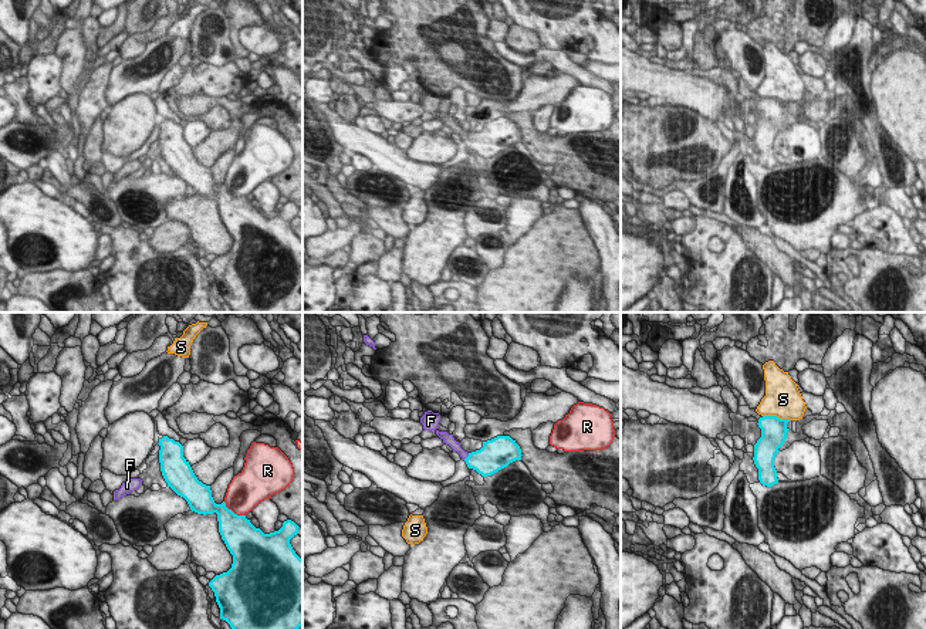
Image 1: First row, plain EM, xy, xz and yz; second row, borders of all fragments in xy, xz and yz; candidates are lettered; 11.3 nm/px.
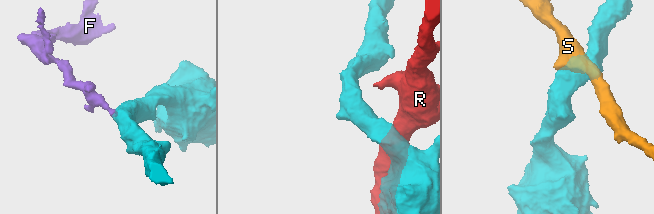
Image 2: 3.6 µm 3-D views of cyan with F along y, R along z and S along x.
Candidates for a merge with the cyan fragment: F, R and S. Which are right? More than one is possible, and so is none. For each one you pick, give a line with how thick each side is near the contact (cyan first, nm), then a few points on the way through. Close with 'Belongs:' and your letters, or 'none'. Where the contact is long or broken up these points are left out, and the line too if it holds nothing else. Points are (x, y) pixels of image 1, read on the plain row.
F: Thickness 320 nm (cyan) against 100 nm. Path across: xz (487, 142), (473, 142), (467, 138), (455, 127)
Belongs: F.

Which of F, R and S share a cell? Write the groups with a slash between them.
F / R / S

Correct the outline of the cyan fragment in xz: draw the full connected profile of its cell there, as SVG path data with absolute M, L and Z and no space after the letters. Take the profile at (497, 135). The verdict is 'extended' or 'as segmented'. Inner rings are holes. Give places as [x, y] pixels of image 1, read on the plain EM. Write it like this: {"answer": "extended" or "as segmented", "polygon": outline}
{"answer": "extended", "polygon": "M436 112L436 116L449 126L453 133L457 133L469 151L476 152L483 159L491 158L499 152L507 149L516 142L521 142L521 131L510 118L497 118L491 122L483 124L480 132L467 135L454 122L453 116Z"}

